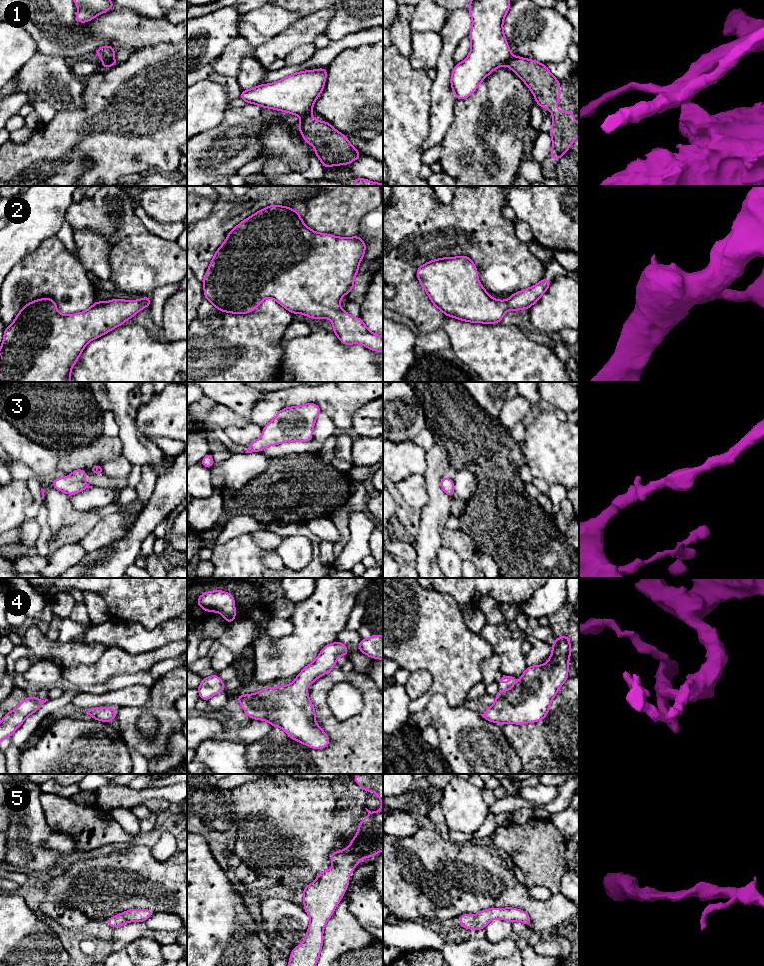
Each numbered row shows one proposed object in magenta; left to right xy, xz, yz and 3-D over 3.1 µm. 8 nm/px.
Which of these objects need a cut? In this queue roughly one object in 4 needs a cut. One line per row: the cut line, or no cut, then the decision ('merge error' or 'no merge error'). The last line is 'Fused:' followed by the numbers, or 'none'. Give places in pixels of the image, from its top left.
1: xy (113, 57), (102, 67) | merge error
2: no cut | no merge error
3: no cut | no merge error
4: no cut | no merge error
5: no cut | no merge error
Fused: 1

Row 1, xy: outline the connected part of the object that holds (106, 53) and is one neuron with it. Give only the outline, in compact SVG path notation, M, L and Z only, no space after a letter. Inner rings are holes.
M103 45L99 49L97 49L94 53L98 55L98 57L102 60L102 68L112 59L114 58L116 49L109 45Z

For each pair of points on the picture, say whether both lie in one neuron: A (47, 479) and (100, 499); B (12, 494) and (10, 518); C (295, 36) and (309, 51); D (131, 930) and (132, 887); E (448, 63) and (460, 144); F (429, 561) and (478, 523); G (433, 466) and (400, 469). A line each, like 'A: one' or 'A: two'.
A: two
B: one
C: two
D: two
E: two
F: two
G: two

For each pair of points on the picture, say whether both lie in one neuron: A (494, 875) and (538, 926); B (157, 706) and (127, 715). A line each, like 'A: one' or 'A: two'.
A: one
B: one

